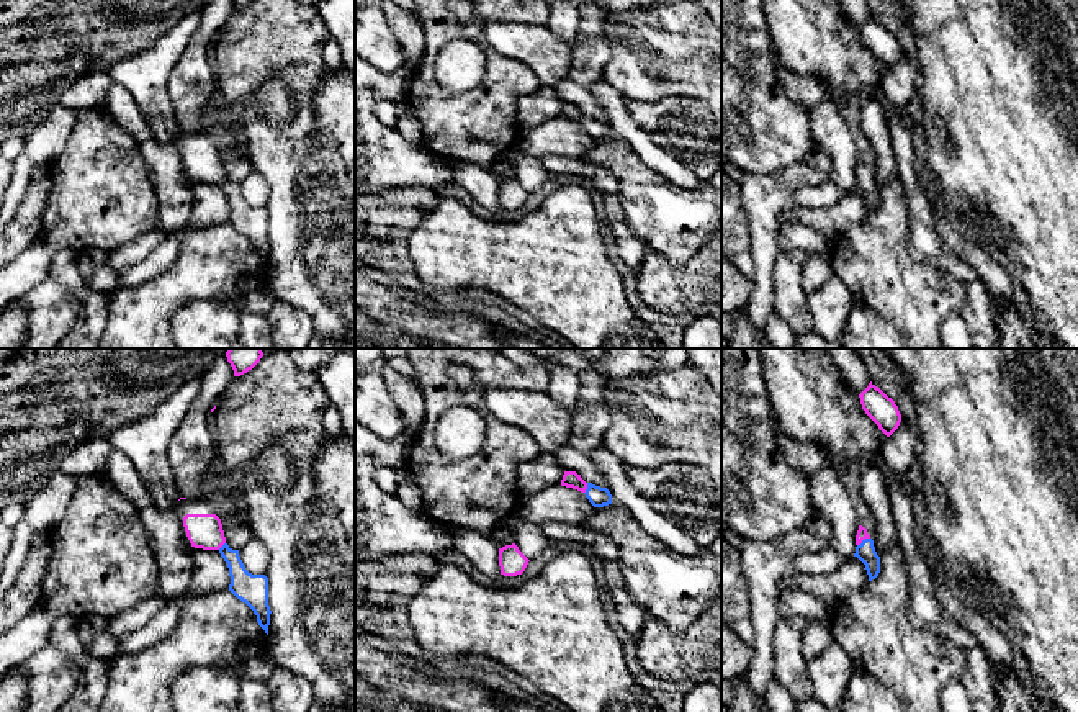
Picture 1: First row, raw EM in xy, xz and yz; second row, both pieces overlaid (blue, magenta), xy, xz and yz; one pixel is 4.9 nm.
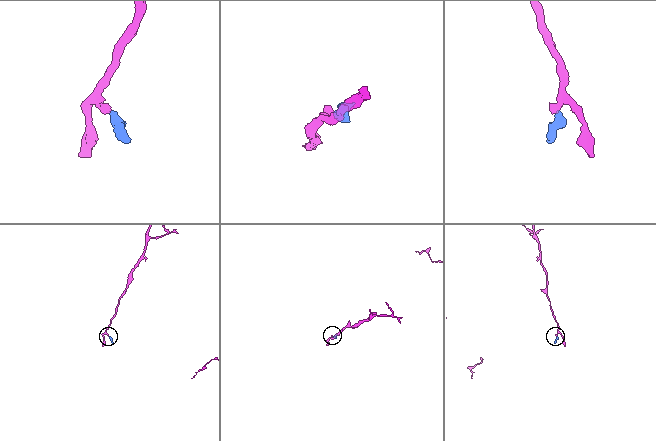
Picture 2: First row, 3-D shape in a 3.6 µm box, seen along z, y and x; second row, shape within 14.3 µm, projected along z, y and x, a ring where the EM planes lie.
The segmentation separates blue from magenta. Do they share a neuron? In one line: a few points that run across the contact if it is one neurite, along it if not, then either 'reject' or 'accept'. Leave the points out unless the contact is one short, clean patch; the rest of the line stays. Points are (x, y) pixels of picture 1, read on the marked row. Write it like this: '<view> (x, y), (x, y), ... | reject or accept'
yz (866, 552), (862, 540), (862, 534) | accept

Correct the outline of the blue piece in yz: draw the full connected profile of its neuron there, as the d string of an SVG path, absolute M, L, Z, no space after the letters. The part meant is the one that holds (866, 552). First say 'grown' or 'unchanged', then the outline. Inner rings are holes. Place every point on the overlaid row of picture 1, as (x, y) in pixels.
grown; M859 525L857 535L856 535L856 553L867 570L869 581L875 579L880 573L880 557L875 552L874 540L867 534L867 529Z

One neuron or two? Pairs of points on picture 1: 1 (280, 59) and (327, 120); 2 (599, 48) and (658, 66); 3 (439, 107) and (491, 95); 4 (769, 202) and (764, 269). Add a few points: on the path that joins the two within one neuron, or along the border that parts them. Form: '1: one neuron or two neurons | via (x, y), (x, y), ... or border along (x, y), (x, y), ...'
1: two neurons | border along (326, 71), (314, 94), (314, 133), (323, 141)
2: two neurons | border along (606, 17), (604, 28), (609, 61), (601, 76)
3: one neuron | via (452, 107), (478, 107)
4: one neuron | via (764, 218), (764, 252)

